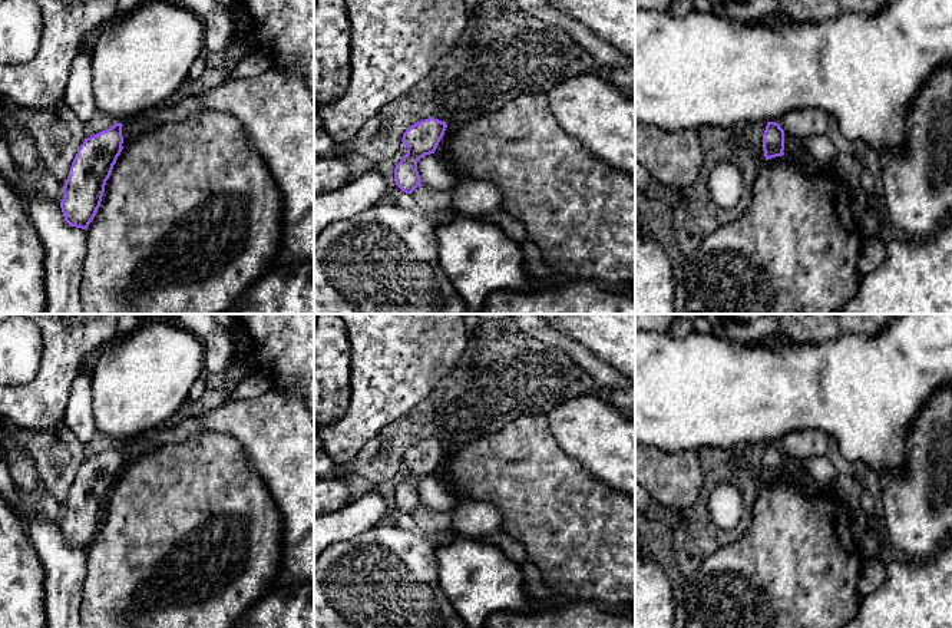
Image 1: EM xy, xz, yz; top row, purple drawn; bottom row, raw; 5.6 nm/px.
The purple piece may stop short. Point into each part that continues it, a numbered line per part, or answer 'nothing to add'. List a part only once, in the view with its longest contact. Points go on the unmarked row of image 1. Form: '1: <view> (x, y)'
1: xz (440, 473)

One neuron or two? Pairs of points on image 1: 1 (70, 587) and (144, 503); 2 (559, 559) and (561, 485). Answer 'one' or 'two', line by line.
1: two
2: one

